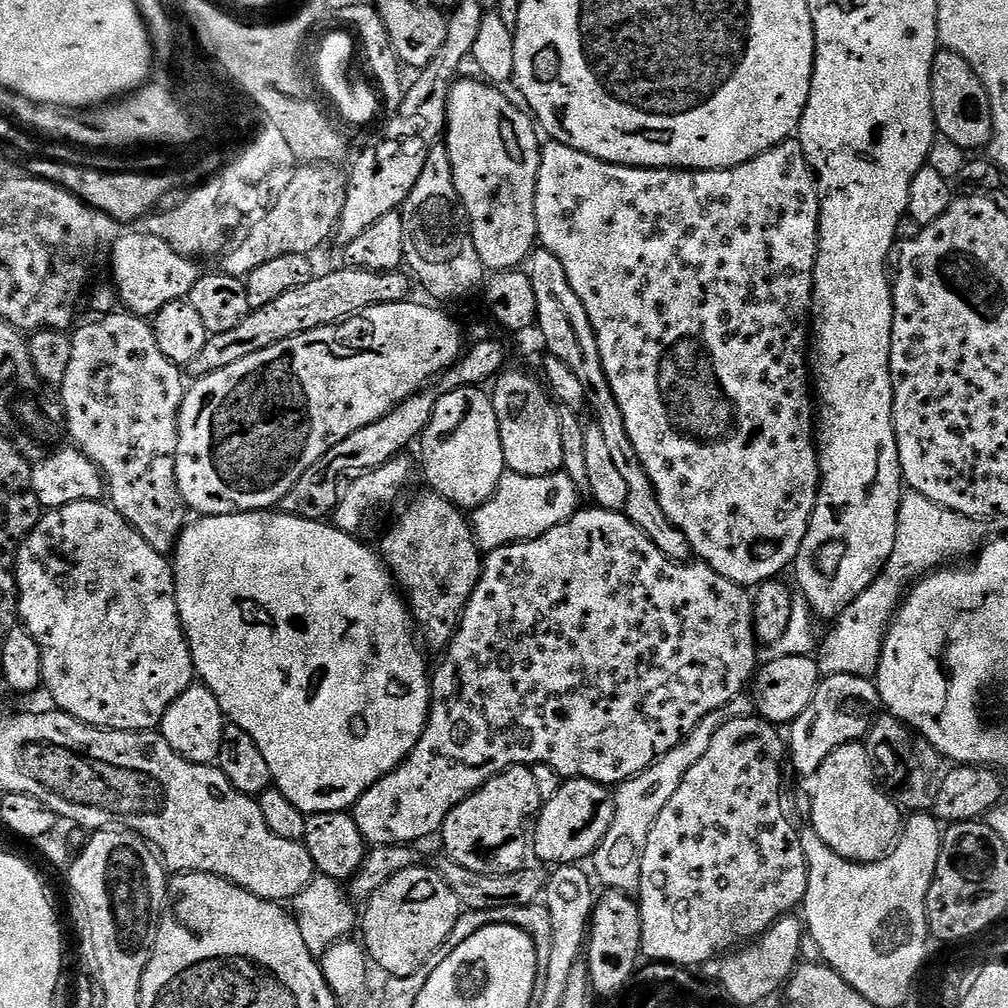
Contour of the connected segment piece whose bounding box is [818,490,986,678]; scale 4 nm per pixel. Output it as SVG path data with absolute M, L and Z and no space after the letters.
M908 490L900 497L900 509L898 510L898 526L896 527L896 541L894 550L890 558L884 563L884 569L880 571L880 576L846 610L835 617L832 629L828 632L828 637L821 639L818 644L818 663L821 673L824 676L862 676L871 677L880 665L880 655L884 645L884 636L888 633L893 618L896 616L896 609L902 603L902 597L911 589L917 580L925 577L930 572L935 572L953 562L960 562L963 556L971 557L985 543L984 536L985 521L980 518L963 516L946 506L938 506L938 502L930 502L922 494Z

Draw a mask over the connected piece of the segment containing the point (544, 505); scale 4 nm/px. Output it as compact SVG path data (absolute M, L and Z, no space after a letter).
M563 470L552 472L548 476L523 476L517 472L508 472L500 479L500 485L495 494L481 508L471 513L472 535L485 553L493 552L495 548L501 548L507 544L519 544L522 540L535 540L554 526L569 520L578 511L576 499L578 499L578 493L574 482L570 482L570 478Z

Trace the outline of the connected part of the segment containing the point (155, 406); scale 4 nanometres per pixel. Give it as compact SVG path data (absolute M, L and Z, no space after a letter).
M113 310L101 315L99 318L92 319L96 320L82 325L80 329L77 327L71 333L70 366L66 366L66 378L58 385L58 399L64 406L66 432L70 440L72 436L71 443L79 448L81 452L84 452L86 458L90 458L90 462L94 462L99 468L106 485L107 499L116 512L122 514L122 518L126 518L129 526L134 530L138 530L138 534L142 534L142 538L146 538L146 542L150 542L150 546L158 554L168 556L175 553L176 544L179 542L180 535L184 533L186 527L186 519L184 520L186 505L182 494L178 490L178 482L176 481L176 451L178 450L178 434L180 433L180 407L184 401L184 393L186 391L184 376L180 373L183 371L181 365L170 362L170 358L166 358L166 354L162 354L161 348L158 347L158 338L154 338L154 330L145 317L135 316L133 312L127 310Z

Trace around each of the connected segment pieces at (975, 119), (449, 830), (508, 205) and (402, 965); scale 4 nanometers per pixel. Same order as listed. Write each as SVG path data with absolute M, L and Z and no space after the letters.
M937 51L932 67L932 109L936 119L936 131L941 136L950 138L954 146L965 150L971 148L987 149L992 143L994 118L990 98L970 62L957 52Z
M531 767L506 769L450 810L442 829L447 859L466 866L466 870L474 870L474 874L514 874L525 867L527 860L524 859L529 859L530 840L526 829L541 807Z
M457 79L448 95L446 147L450 154L450 166L454 166L454 186L458 186L468 223L472 225L474 246L485 269L512 270L523 265L538 244L534 198L542 140L533 117L523 107L515 108L498 89L480 80L464 79Z
M413 866L390 878L362 908L362 947L371 963L389 977L414 974L450 937L462 913L454 890L446 886L439 871Z

